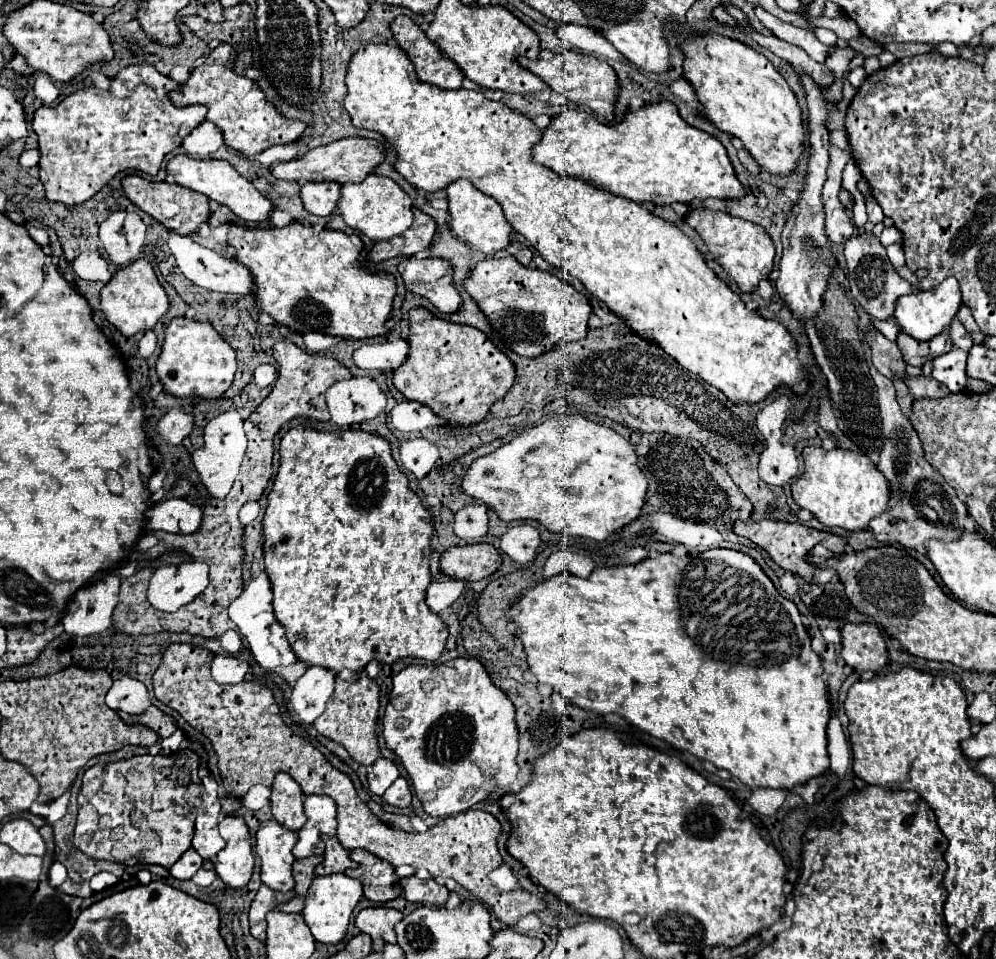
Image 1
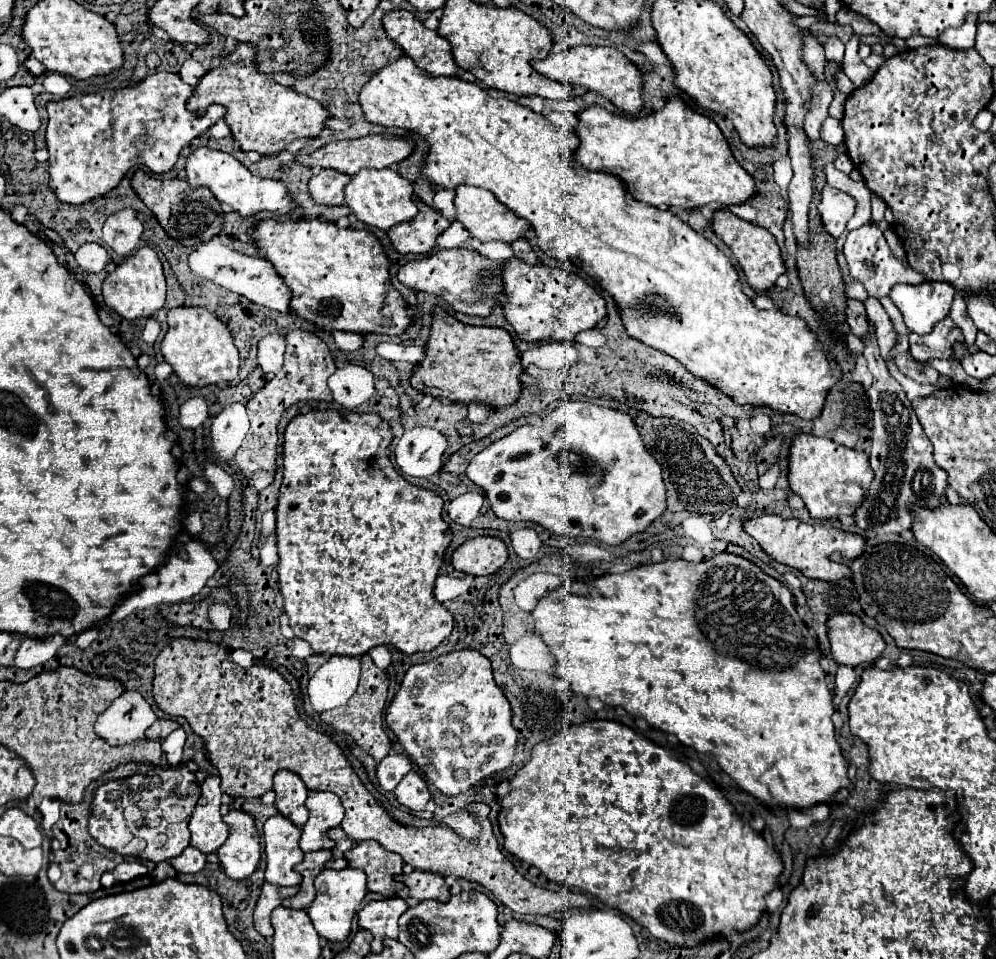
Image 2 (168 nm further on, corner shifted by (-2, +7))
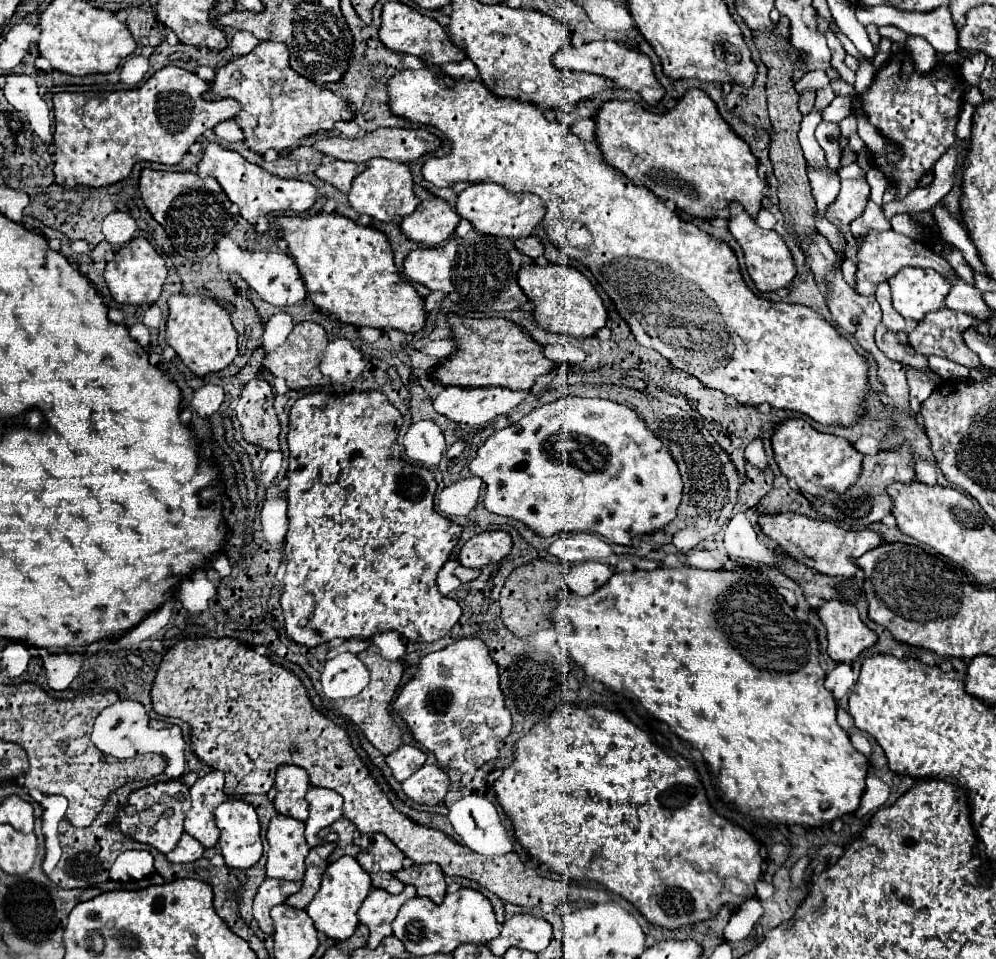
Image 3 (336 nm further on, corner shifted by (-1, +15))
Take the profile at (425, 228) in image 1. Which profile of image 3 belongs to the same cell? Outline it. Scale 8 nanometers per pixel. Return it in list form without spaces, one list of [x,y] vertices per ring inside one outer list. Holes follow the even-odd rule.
[[[414,186],[414,194],[420,198],[416,212],[404,216],[400,222],[402,234],[422,246],[442,244],[458,226],[460,216],[456,210],[442,198],[434,196],[422,186]]]

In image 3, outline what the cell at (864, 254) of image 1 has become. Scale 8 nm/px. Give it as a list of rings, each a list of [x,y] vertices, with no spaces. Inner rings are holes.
[[[870,230],[866,236],[862,236],[858,240],[858,250],[856,250],[856,292],[862,296],[872,296],[874,288],[880,282],[886,282],[890,276],[898,274],[902,268],[906,266],[916,266],[916,268],[932,268],[938,274],[944,276],[946,282],[956,282],[960,276],[954,272],[954,268],[950,266],[948,260],[944,260],[942,256],[934,256],[932,252],[926,252],[926,248],[918,248],[918,240],[912,240],[904,234],[898,234],[894,230],[886,230],[886,232],[876,232]]]

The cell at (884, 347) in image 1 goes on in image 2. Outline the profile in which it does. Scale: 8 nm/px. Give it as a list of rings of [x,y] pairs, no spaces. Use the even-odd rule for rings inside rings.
[[[847,298],[847,312],[845,312],[845,316],[847,316],[847,324],[853,330],[853,334],[863,338],[865,332],[867,332],[867,314],[865,314],[863,302]]]

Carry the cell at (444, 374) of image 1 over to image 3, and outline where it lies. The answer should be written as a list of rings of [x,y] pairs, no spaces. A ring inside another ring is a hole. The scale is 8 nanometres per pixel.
[[[448,314],[448,324],[456,340],[456,352],[450,358],[446,358],[444,364],[436,366],[432,374],[432,378],[442,386],[502,386],[508,390],[528,390],[538,376],[548,374],[554,368],[554,362],[550,362],[542,354],[542,346],[534,342],[522,328],[518,328],[514,322],[508,322],[506,318],[472,320],[458,314]]]

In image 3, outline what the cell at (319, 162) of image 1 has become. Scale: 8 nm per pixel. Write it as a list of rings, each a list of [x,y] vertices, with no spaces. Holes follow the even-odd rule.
[[[378,128],[374,132],[368,132],[364,138],[342,138],[342,136],[334,136],[334,138],[320,138],[318,142],[312,144],[318,152],[322,152],[328,158],[336,158],[336,160],[350,160],[350,162],[368,162],[370,158],[386,158],[386,160],[394,160],[394,162],[414,162],[420,156],[440,148],[440,140],[430,134],[428,130],[406,130],[406,128]]]

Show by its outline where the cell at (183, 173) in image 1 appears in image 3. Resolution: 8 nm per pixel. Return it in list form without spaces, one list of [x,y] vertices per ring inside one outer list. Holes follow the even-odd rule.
[[[210,142],[206,146],[206,150],[202,152],[202,158],[196,164],[196,168],[198,168],[196,174],[200,178],[212,176],[212,178],[218,180],[218,184],[222,186],[222,190],[226,192],[226,196],[230,198],[230,202],[234,202],[240,208],[240,216],[246,218],[258,232],[266,232],[268,226],[270,226],[266,214],[278,212],[278,210],[304,212],[318,198],[318,192],[316,192],[316,188],[312,184],[300,182],[300,180],[278,178],[278,176],[266,172],[264,168],[260,168],[256,164],[250,164],[238,152],[226,150],[220,144],[216,144],[216,142]]]

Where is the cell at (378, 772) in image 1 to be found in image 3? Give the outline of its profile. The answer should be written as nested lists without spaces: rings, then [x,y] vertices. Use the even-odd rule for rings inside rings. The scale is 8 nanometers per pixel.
[[[400,746],[392,754],[388,754],[384,760],[392,770],[392,776],[398,782],[404,782],[412,772],[416,772],[426,762],[426,754],[416,746]]]

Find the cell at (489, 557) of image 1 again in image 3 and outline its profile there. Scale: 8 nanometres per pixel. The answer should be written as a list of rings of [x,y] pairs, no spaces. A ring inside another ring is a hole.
[[[494,530],[472,536],[458,552],[458,562],[466,568],[482,568],[492,562],[500,562],[508,556],[512,548],[512,538],[508,532]]]

